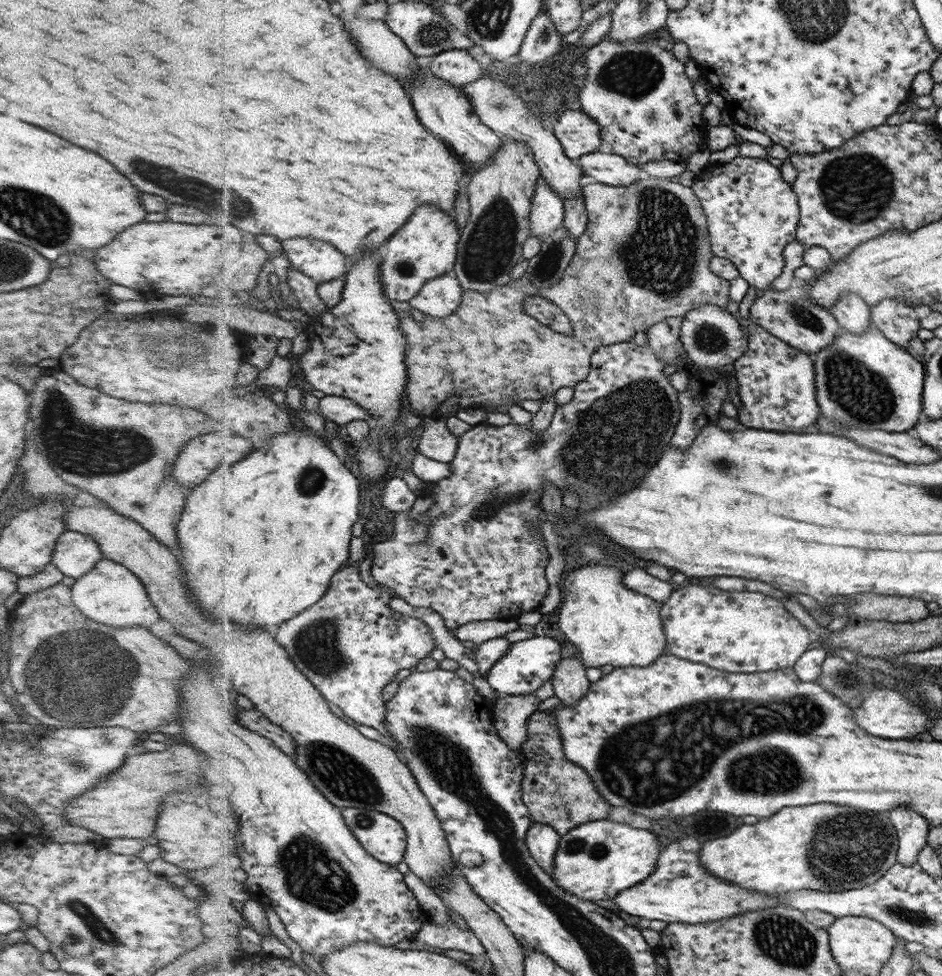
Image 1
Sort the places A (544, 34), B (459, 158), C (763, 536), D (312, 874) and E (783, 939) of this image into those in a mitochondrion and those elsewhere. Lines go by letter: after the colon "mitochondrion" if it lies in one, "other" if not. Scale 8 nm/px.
A: mitochondrion
B: other
C: other
D: mitochondrion
E: mitochondrion

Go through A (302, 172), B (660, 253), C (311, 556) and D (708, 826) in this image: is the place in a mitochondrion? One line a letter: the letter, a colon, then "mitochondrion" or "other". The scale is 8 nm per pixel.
A: other
B: mitochondrion
C: other
D: other

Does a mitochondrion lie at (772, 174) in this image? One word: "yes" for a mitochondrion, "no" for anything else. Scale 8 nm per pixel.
no

